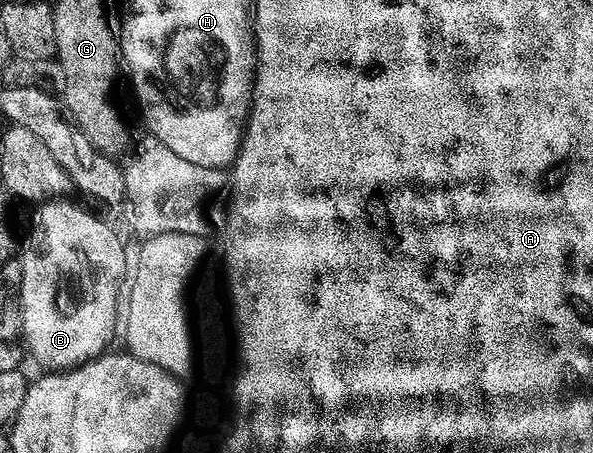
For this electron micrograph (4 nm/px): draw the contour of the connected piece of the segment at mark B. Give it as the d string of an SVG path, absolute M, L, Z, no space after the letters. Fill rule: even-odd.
M63 198L38 205L31 220L31 237L21 248L21 306L24 312L22 339L47 370L72 370L87 365L108 351L115 327L120 327L119 310L115 306L116 284L123 272L123 254L119 247L125 242L103 220Z

